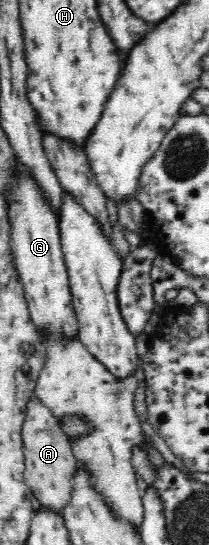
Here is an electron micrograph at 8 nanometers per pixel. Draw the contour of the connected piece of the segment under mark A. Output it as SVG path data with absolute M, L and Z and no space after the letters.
M35 395L26 402L21 437L25 456L24 480L32 489L36 503L44 507L54 507L62 512L71 491L70 480L77 460L68 438L60 430L56 415Z

